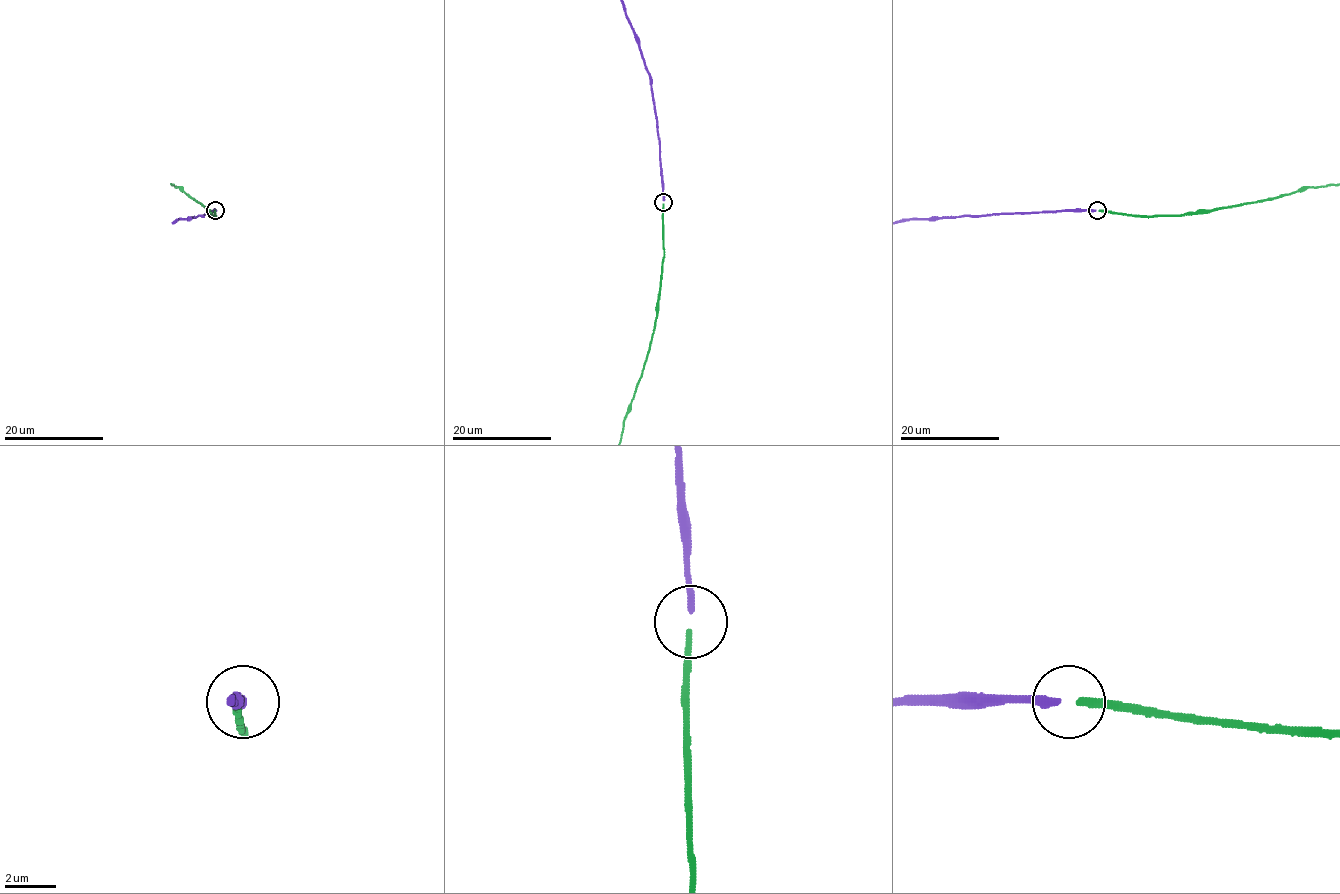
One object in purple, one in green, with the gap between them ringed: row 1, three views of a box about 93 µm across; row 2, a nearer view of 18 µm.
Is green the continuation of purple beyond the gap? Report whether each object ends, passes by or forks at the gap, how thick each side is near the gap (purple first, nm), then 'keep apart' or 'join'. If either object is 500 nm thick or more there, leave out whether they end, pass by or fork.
purple ends; green ends; calibres 280 and 280 nm; join

